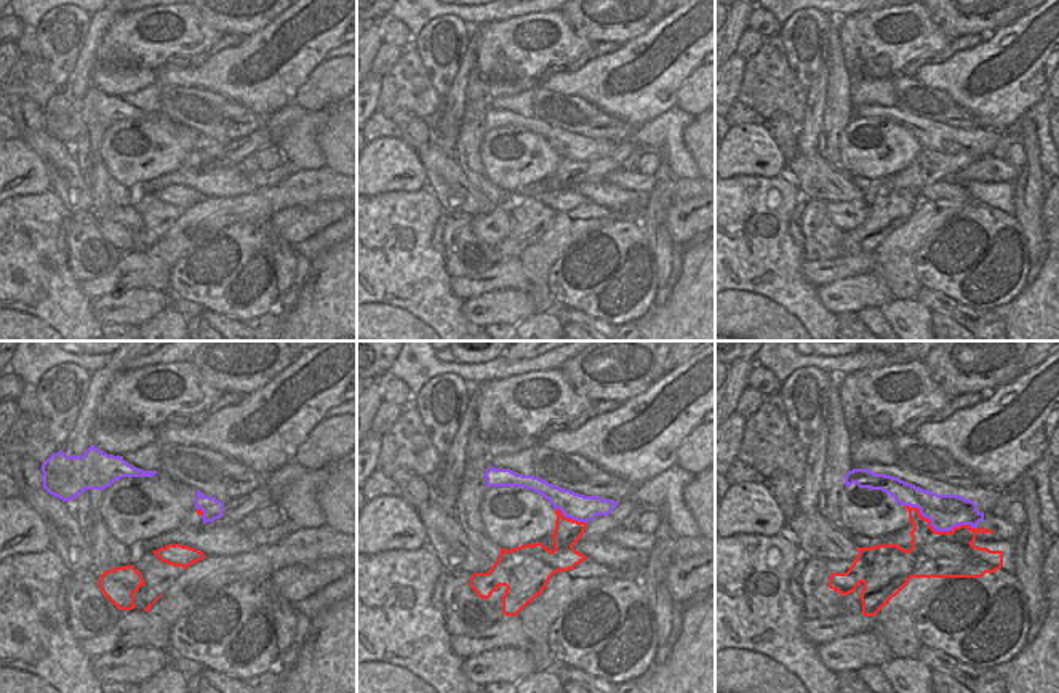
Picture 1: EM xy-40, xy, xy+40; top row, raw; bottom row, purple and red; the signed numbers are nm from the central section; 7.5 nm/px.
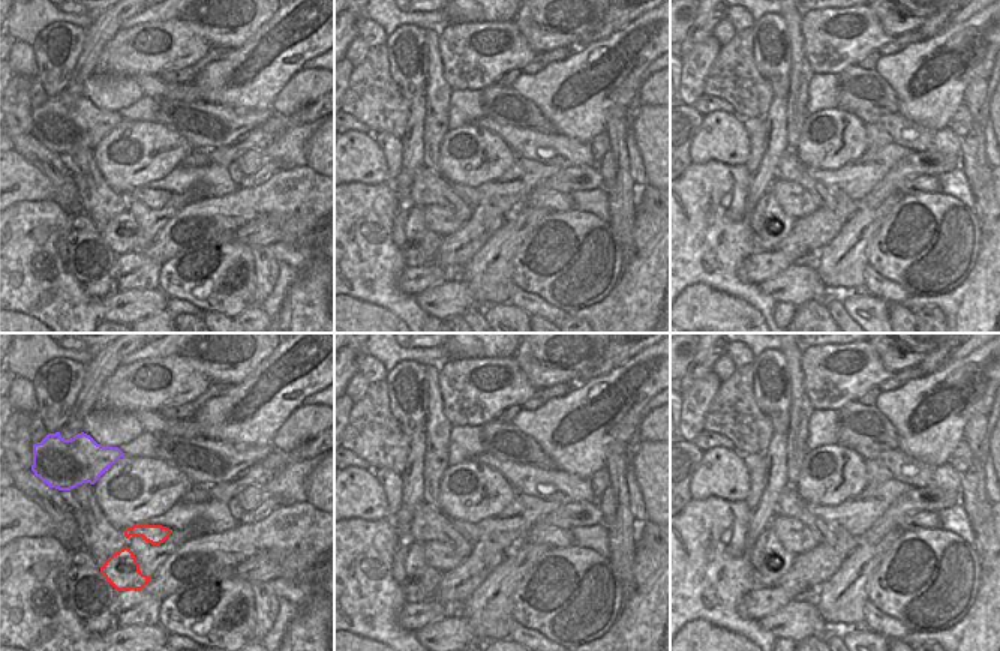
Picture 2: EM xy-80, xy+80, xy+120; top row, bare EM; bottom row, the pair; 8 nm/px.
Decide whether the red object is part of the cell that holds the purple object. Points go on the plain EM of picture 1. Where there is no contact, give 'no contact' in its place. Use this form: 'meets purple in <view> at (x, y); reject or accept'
meets purple in xy+40 at (938, 172); reject

